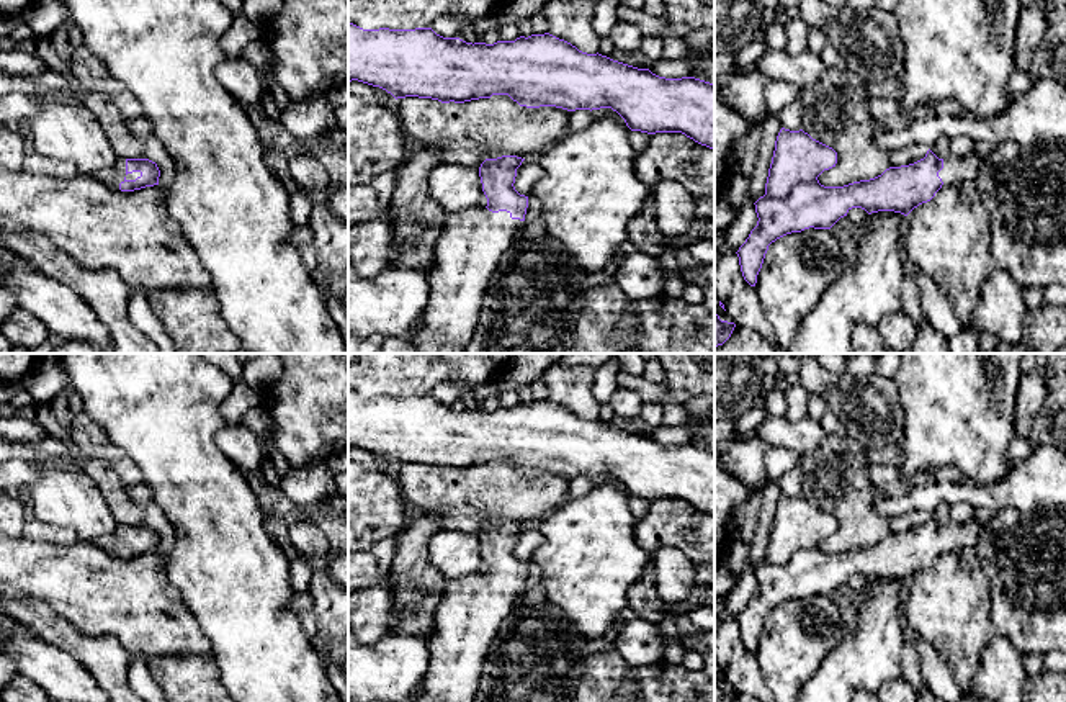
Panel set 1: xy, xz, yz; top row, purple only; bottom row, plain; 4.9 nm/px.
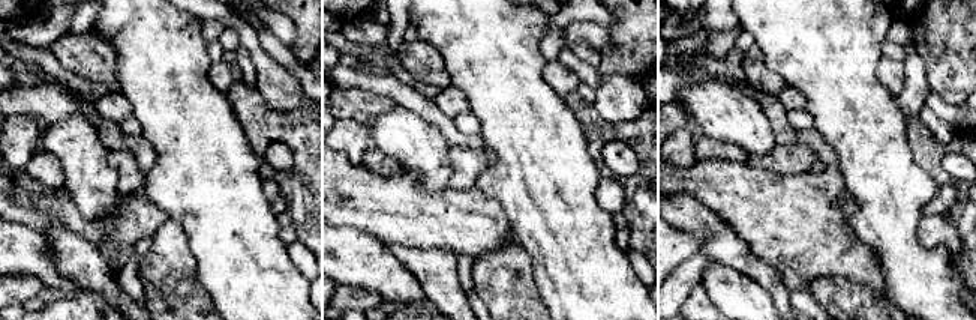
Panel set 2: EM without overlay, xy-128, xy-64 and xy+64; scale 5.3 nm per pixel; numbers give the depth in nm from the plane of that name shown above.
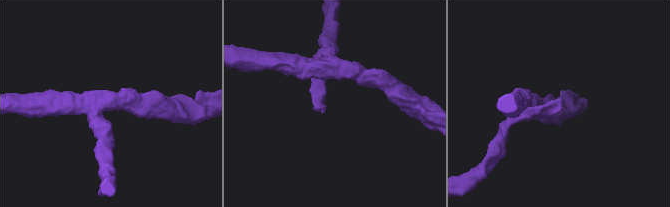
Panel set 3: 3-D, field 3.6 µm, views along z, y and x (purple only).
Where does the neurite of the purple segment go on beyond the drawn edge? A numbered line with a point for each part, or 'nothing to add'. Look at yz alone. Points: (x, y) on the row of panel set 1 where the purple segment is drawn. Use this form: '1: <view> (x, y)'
1: yz (955, 170)

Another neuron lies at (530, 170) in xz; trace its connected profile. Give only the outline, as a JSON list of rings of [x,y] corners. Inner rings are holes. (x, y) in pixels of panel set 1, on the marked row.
[[[536,157],[525,159],[522,165],[517,169],[517,177],[513,183],[515,190],[520,195],[528,196],[530,190],[543,177],[543,173],[544,170]]]

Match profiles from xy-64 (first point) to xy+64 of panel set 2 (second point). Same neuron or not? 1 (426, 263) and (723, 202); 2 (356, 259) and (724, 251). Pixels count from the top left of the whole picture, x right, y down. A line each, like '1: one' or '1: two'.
1: two
2: two

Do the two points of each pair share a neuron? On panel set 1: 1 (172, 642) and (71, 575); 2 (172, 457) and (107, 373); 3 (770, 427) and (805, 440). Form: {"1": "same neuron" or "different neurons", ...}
{"1": "same neuron", "2": "same neuron", "3": "same neuron"}

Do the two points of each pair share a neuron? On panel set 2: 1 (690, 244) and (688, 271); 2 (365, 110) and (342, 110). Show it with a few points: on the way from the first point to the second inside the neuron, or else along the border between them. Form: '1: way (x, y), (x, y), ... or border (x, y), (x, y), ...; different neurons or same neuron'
1: border (700, 251), (673, 271); different neurons
2: way (359, 110), (348, 110); same neuron

